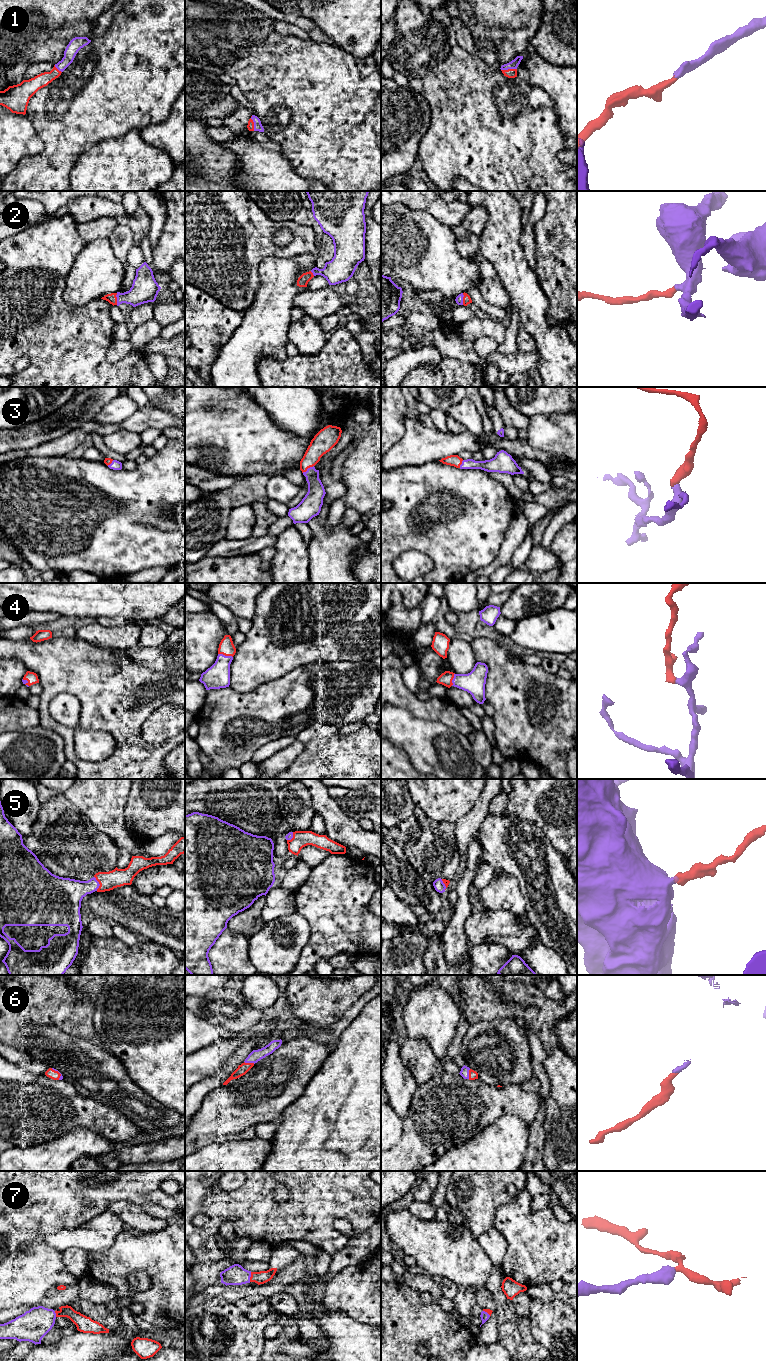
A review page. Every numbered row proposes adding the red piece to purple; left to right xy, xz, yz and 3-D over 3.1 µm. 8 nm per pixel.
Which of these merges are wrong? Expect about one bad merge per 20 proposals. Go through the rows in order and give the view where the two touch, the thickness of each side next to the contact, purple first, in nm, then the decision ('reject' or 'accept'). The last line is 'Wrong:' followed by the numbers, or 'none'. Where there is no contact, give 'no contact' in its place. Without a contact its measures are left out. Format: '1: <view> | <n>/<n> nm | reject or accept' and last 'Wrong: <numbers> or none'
1: yz | 70/80 nm | accept
2: xy | 220/80 nm | accept
3: xz | 150/160 nm | accept
4: xz | 190/130 nm | accept
5: xy | 220/150 nm | accept
6: xz | 100/90 nm | accept
7: xz | 160/100 nm | accept
Wrong: none

